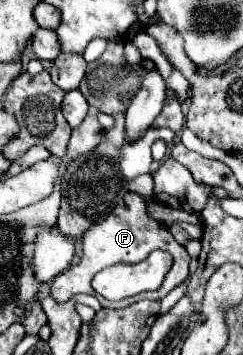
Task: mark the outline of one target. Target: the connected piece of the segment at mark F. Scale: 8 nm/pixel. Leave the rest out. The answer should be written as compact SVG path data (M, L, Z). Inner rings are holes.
M133 192L126 193L122 205L116 205L112 213L108 213L102 221L94 223L86 235L82 237L84 241L84 253L80 263L68 267L64 273L60 273L54 283L52 283L52 297L58 303L70 301L74 295L88 293L94 295L92 289L92 277L102 271L104 267L118 265L118 263L136 263L146 259L154 249L164 249L168 251L174 261L186 261L186 249L172 237L168 227L160 221L154 221L146 215L146 203L144 199Z

